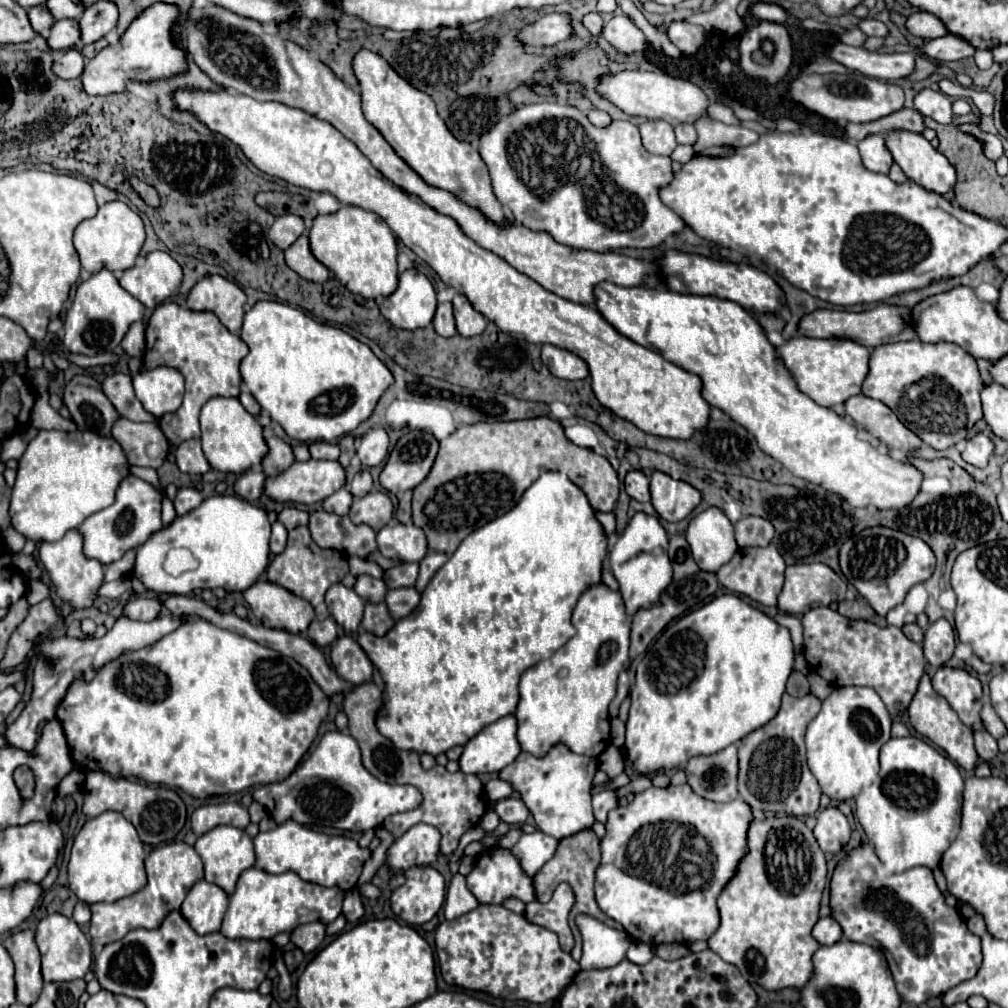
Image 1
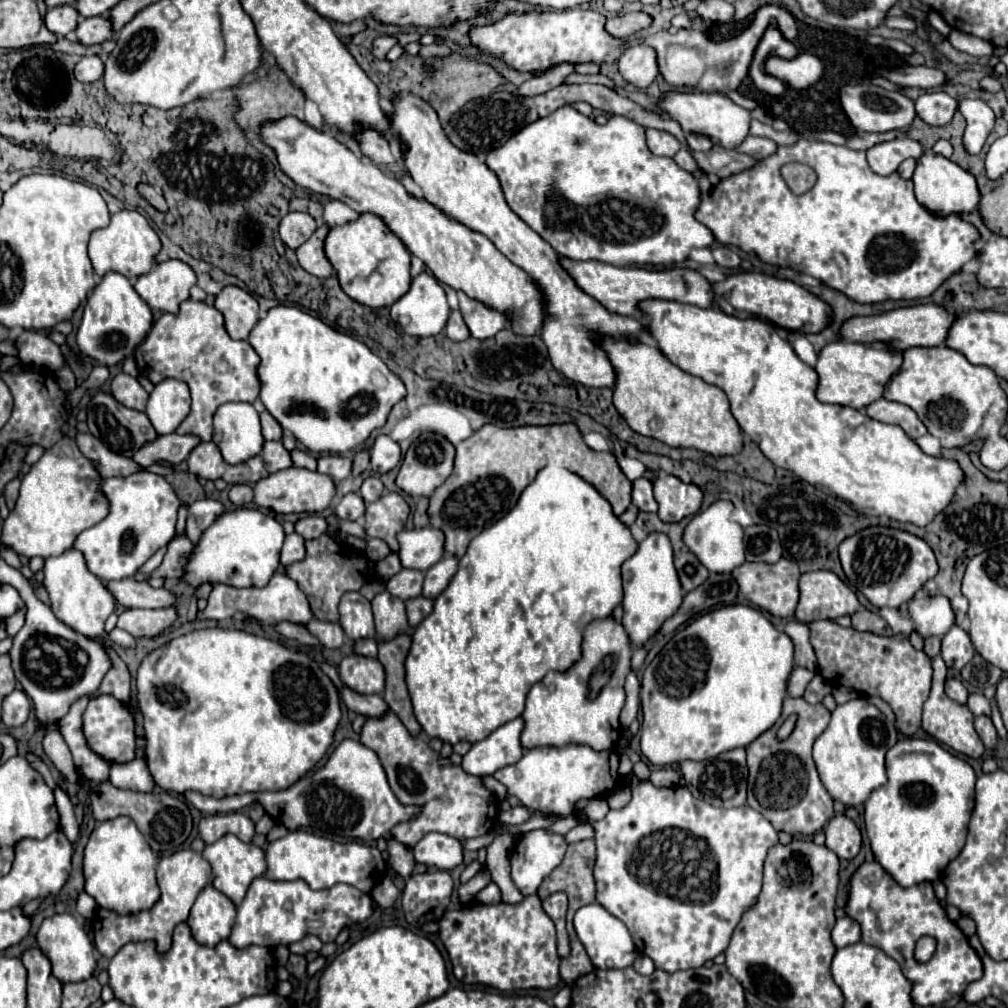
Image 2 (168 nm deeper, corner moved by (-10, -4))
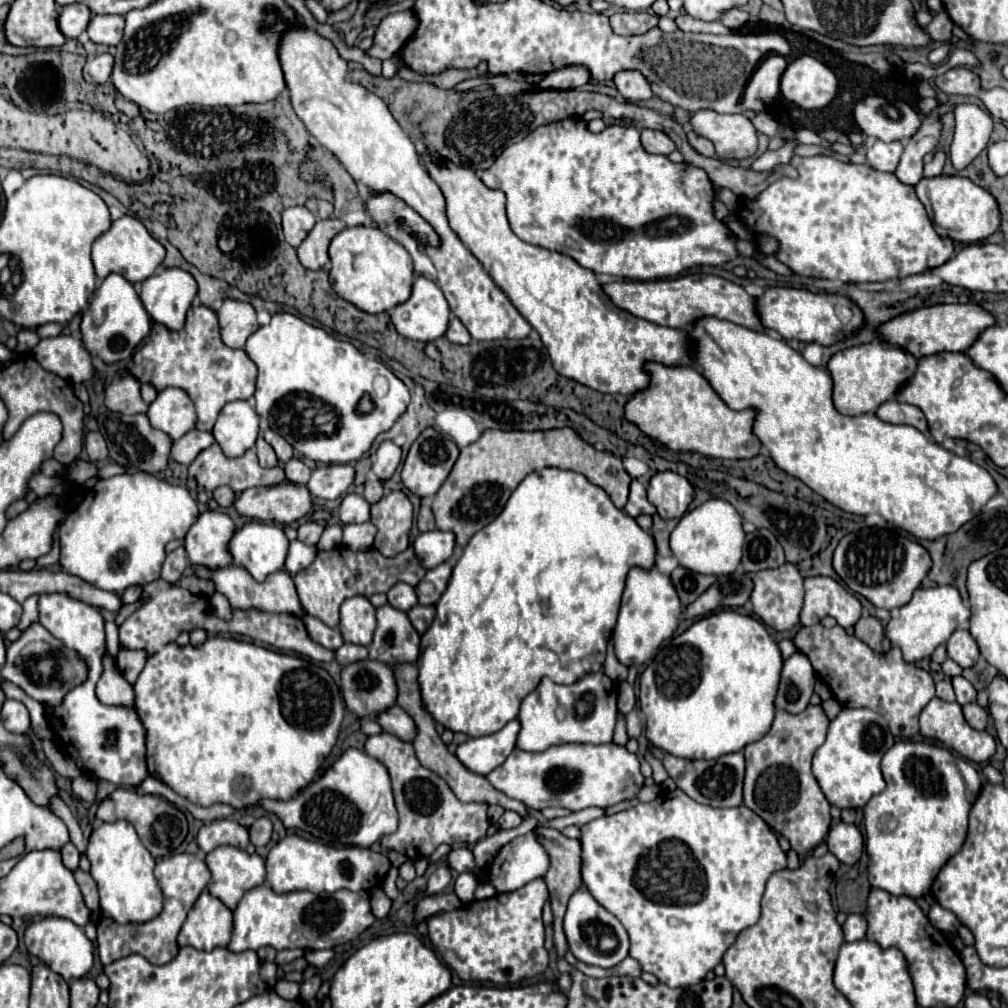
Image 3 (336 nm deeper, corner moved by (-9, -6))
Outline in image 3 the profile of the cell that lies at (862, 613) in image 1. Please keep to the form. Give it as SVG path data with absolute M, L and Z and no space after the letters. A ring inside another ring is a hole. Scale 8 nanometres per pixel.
M861 617L855 625L855 637L867 643L875 653L885 655L891 649L891 643L883 633L883 625L875 617Z

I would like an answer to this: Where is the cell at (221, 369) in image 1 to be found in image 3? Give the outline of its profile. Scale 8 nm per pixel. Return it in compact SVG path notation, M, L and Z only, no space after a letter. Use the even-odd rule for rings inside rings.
M205 305L191 307L187 311L187 323L181 331L169 331L167 327L155 323L151 329L151 339L147 337L143 347L133 357L135 357L135 363L133 363L135 369L131 367L129 373L135 375L141 383L151 383L157 391L167 389L167 387L179 387L191 397L191 401L195 403L195 409L197 409L197 429L199 431L213 429L215 419L225 403L229 403L233 399L251 399L255 393L255 377L257 377L255 363L247 357L245 351L231 349L221 341L217 315L215 315L215 311L211 311Z

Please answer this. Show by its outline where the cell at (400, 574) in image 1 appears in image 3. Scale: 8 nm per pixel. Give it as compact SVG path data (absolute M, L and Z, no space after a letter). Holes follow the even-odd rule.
M407 583L393 585L387 593L387 599L389 599L389 605L393 605L395 609L401 609L401 611L409 611L413 605L417 605L415 589Z

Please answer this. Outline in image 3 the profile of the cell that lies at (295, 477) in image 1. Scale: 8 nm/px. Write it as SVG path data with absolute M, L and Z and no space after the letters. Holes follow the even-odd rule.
M291 481L271 487L251 487L237 495L237 513L253 521L293 523L311 511L311 493L305 485Z

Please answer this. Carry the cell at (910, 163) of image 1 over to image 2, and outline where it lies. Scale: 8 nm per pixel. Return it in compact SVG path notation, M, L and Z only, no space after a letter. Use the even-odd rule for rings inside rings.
M926 151L916 161L916 171L914 171L912 183L914 183L918 203L922 203L932 213L938 213L938 215L968 213L968 211L978 207L980 193L978 193L978 187L976 187L976 179L966 169L958 167L954 161L950 161L942 155L936 155L932 151Z

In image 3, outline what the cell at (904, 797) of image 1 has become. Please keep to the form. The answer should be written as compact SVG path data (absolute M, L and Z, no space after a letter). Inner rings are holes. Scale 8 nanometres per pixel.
M897 741L883 755L881 771L887 787L865 805L869 883L891 895L919 899L945 861L961 849L969 809L983 781L969 761L925 741Z

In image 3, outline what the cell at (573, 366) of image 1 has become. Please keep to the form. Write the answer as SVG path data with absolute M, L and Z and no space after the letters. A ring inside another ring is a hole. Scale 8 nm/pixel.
M423 157L423 163L443 191L451 229L541 335L559 375L601 393L635 395L649 387L651 377L645 369L649 361L673 367L685 365L685 359L691 357L695 345L687 331L661 327L627 313L607 297L593 271L563 253L521 241L509 227L503 205L505 195L485 187L475 171L457 167L451 161L437 163L433 157Z

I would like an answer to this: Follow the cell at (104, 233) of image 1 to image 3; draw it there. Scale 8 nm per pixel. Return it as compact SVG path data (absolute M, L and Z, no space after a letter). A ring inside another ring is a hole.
M125 215L117 221L113 221L111 229L105 231L93 243L93 255L91 257L93 257L95 273L99 279L105 279L111 273L119 273L131 283L141 283L147 277L151 277L155 273L155 269L163 263L165 247L157 239L151 237L151 233L145 229L145 225L139 219Z

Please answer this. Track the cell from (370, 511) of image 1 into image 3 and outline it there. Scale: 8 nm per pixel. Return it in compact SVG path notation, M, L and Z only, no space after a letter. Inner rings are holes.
M391 491L371 505L371 523L379 529L375 549L385 557L395 557L409 547L409 531L413 525L413 505L403 491Z

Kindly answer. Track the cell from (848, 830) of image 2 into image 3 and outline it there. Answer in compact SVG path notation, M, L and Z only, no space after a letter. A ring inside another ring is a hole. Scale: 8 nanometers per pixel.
M837 823L831 827L827 835L829 851L845 865L855 865L863 853L863 835L855 825Z

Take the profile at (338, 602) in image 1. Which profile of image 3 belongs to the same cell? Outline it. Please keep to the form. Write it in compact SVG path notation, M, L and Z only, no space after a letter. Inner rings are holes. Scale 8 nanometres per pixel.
M349 597L341 605L339 631L345 643L369 645L375 631L375 607L367 597Z

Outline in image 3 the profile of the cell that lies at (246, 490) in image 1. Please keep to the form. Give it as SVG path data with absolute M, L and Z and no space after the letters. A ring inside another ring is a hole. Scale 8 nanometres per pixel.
M217 487L217 489L213 491L213 499L215 499L221 507L229 507L229 505L233 505L233 501L235 501L235 493L233 493L229 487Z

